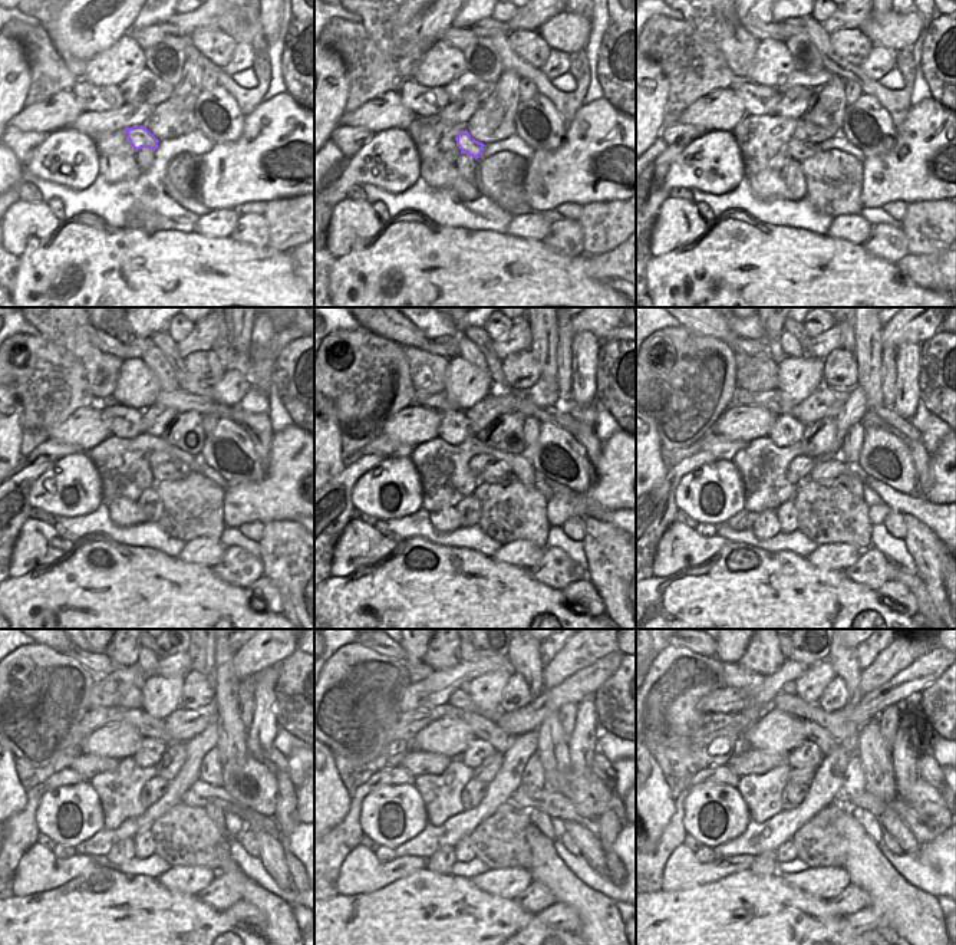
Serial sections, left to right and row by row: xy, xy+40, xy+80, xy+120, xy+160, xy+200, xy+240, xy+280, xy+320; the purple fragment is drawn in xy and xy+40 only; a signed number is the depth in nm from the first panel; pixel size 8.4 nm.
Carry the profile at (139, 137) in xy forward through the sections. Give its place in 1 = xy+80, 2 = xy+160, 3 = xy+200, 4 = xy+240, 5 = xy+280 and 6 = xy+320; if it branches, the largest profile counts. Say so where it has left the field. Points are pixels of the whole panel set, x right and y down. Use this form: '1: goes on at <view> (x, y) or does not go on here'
1: goes on at xy+80 (798, 150)
2: goes on at xy+160 (500, 471)
3: goes on at xy+200 (827, 473)
4: goes on at xy+240 (200, 794)
5: goes on at xy+280 (554, 804)
6: goes on at xy+320 (917, 825)

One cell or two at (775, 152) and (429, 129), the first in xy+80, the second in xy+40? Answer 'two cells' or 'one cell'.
one cell

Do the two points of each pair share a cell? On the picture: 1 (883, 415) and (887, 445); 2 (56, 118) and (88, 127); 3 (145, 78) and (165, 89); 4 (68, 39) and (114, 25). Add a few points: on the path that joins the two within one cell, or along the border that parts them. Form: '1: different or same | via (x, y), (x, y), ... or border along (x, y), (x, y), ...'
1: different | border along (864, 424), (873, 424), (890, 431), (906, 444)
2: different | border along (83, 112), (69, 127)
3: same | via (150, 79), (161, 89)
4: same | via (79, 35), (94, 35), (102, 26)

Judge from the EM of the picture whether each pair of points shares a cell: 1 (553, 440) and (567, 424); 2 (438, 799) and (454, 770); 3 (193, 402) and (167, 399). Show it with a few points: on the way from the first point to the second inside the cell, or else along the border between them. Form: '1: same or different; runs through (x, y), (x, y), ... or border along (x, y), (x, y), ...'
1: different; border along (541, 422), (560, 425), (572, 435)
2: same; runs through (442, 792), (454, 777)
3: same; runs through (187, 402), (172, 399)

